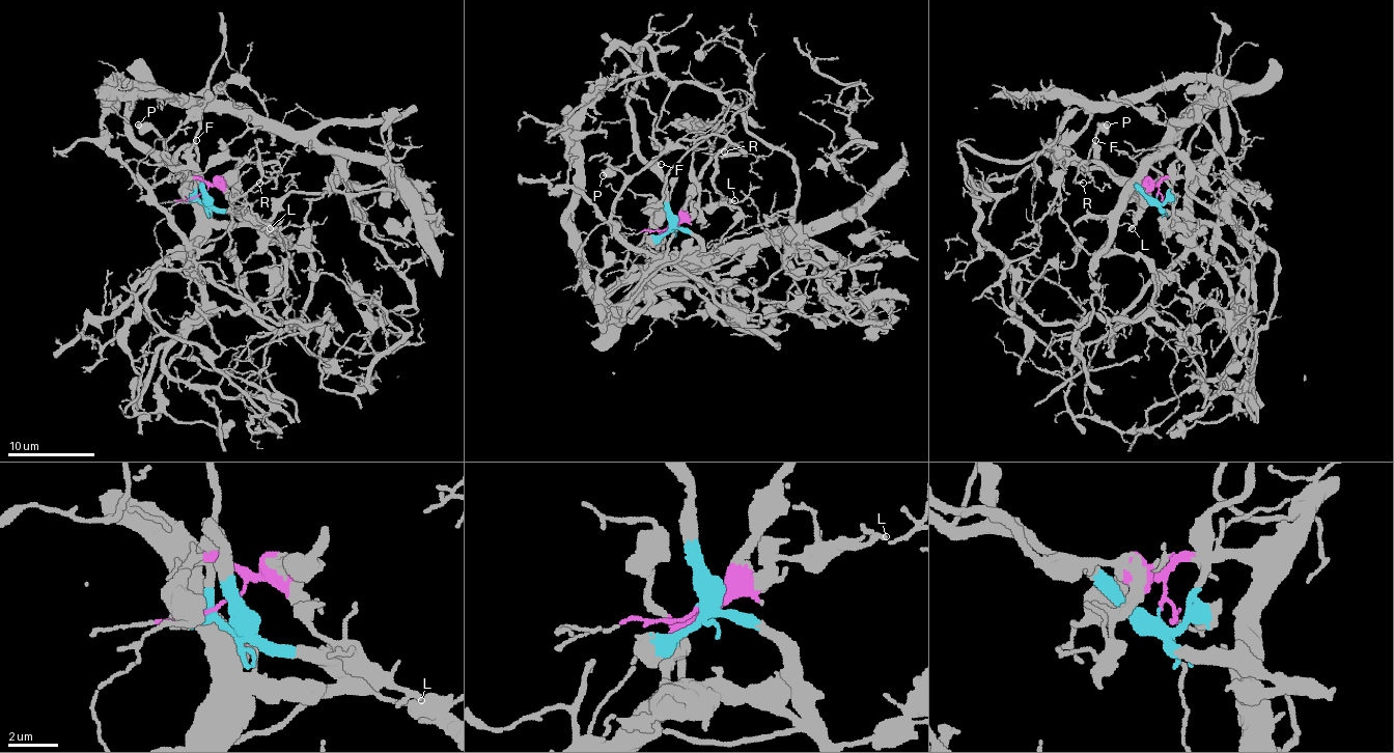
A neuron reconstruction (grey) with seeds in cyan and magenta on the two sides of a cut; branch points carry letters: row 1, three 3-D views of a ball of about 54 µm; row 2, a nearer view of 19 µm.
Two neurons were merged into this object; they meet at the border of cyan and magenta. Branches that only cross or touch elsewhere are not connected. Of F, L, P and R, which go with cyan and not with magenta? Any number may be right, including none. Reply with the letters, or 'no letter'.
F, P

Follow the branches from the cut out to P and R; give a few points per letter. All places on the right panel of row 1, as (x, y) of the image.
P: (1158, 196), (1147, 198), (1132, 183), (1103, 167), (1083, 165), (1092, 141), (1108, 123)
R: (1158, 196), (1158, 187), (1151, 183), (1118, 180), (1092, 161), (1081, 163), (1075, 180), (1083, 183)

